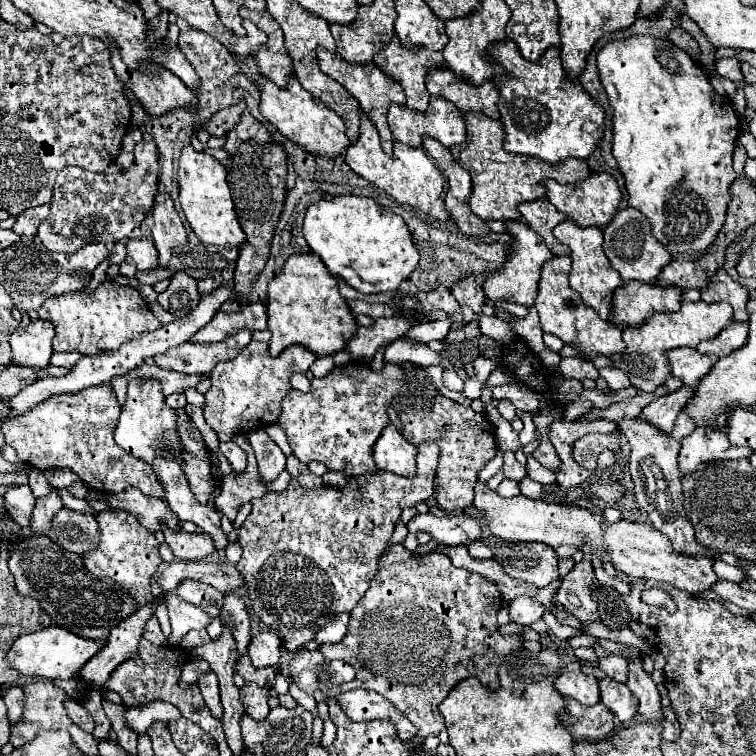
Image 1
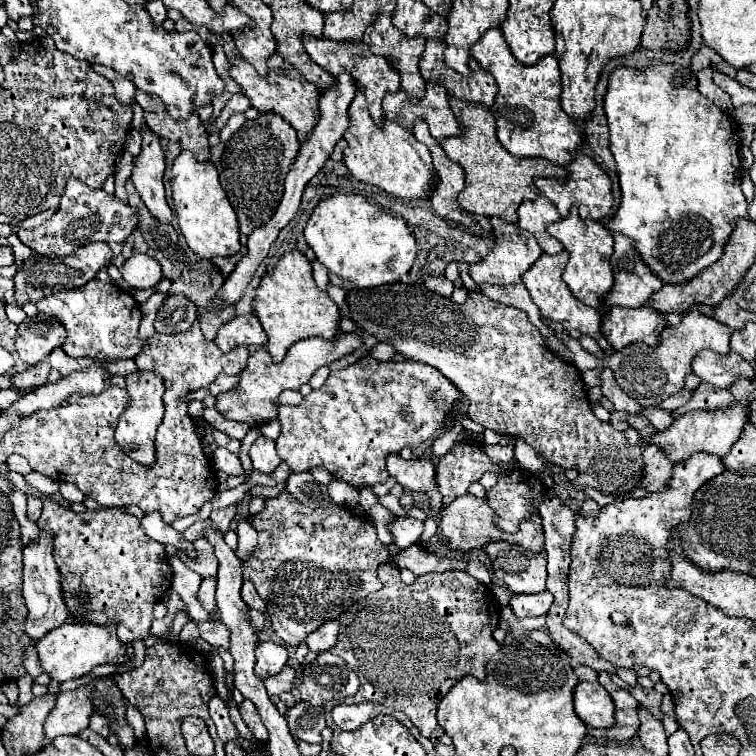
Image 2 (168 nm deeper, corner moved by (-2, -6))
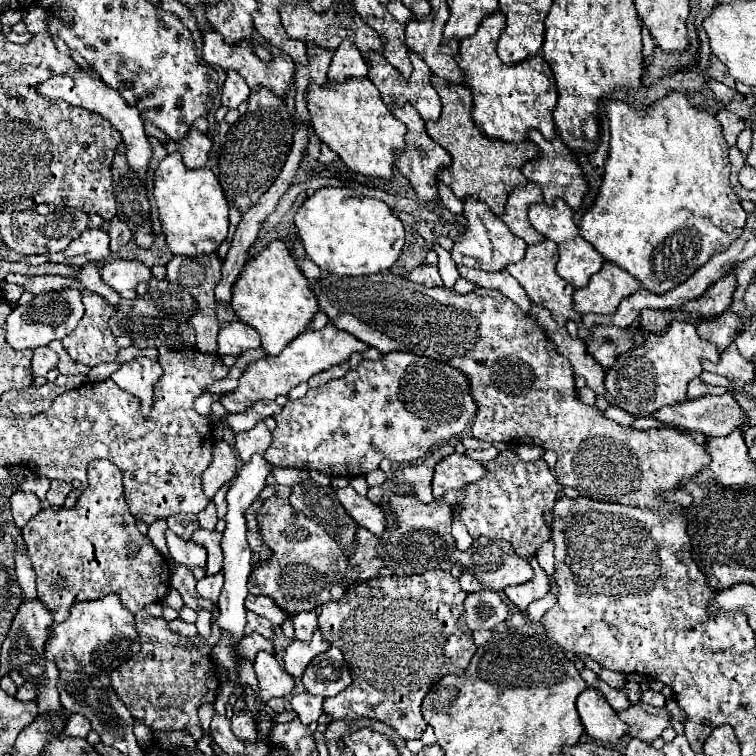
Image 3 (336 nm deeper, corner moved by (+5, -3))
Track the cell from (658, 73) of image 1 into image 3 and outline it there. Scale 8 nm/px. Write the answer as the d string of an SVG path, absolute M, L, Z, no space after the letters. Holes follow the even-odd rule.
M670 89L662 101L654 101L640 111L624 101L608 99L606 117L610 123L610 153L600 193L594 207L582 217L580 235L590 241L604 259L634 275L644 289L666 293L684 283L712 255L726 251L742 233L748 215L730 187L728 143L722 137L718 119L690 105L688 97L676 89Z

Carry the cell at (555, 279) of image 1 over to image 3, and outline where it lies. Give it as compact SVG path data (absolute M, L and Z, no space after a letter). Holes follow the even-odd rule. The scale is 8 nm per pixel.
M544 239L544 241L534 243L534 245L528 247L524 261L506 265L506 271L526 289L528 297L536 305L542 305L542 307L546 307L552 313L552 317L554 317L554 321L558 325L566 327L568 321L574 321L574 323L582 325L582 315L574 311L574 287L568 285L564 279L560 279L556 275L556 263L558 263L558 247L556 247L554 241Z

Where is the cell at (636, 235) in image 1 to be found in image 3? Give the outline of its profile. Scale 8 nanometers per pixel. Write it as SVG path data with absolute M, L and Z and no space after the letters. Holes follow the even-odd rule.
M604 261L600 273L592 275L590 283L582 289L574 291L574 303L578 313L600 313L612 315L622 299L636 293L640 281L632 277L626 269L612 261Z

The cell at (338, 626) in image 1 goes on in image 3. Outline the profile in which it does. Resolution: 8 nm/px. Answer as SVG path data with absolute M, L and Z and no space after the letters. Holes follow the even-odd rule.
M316 611L298 613L298 615L292 619L292 625L294 625L296 639L308 643L308 641L312 639L312 633L318 629L318 613L316 613Z

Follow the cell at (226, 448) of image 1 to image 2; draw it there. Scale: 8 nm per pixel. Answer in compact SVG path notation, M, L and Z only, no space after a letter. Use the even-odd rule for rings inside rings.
M217 448L217 450L213 452L213 462L215 462L215 468L217 468L217 470L221 470L221 472L225 472L225 474L229 474L229 476L239 476L239 474L243 474L243 468L241 468L239 458L237 458L233 452L225 450L225 448Z

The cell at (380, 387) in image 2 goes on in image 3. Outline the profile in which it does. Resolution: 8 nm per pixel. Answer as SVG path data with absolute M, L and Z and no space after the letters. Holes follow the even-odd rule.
M388 353L384 355L380 361L362 361L358 367L350 369L342 379L330 379L328 383L316 387L316 389L308 389L308 393L302 399L290 399L282 411L278 415L274 415L276 419L276 429L272 431L272 445L268 447L264 459L274 465L274 467L294 467L294 469L316 469L326 473L328 477L358 477L358 475L366 475L374 469L378 469L382 459L390 459L394 463L410 463L416 459L422 459L436 443L446 443L452 437L460 435L468 421L476 415L476 403L472 401L470 393L468 393L468 381L464 379L462 373L456 373L456 369L448 369L448 365L440 365L438 361L432 361L430 357L420 357L414 353Z

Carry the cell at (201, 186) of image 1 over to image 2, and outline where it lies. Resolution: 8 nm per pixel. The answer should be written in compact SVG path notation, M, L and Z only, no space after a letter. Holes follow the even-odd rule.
M181 152L171 168L171 196L175 202L179 230L187 246L201 258L233 256L239 252L239 224L233 206L219 184L219 174L211 162L197 162L193 152Z

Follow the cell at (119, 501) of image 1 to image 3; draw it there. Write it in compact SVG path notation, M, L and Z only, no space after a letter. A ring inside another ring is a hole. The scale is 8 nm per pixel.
M166 529L166 543L170 549L170 557L182 565L198 565L204 569L206 565L206 549L196 545L194 541L184 541Z

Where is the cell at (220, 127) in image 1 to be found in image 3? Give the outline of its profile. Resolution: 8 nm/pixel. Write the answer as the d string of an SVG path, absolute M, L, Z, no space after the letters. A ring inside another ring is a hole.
M228 73L224 87L222 87L222 105L224 107L238 107L240 103L244 103L250 95L250 89L246 85L246 81L236 73Z

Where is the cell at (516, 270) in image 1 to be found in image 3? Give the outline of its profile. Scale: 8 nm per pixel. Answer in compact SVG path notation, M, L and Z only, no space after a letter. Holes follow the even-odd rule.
M468 197L464 201L464 217L468 221L466 233L460 237L460 241L454 243L452 249L452 259L456 265L464 265L464 267L472 267L472 269L482 269L482 271L496 273L506 268L510 263L518 263L526 257L526 243L516 237L506 223L496 217L486 203Z

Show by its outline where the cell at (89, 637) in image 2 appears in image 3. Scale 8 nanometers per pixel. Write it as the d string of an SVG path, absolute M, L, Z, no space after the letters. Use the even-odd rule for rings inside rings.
M114 593L104 599L74 605L68 621L52 623L48 633L50 635L44 649L48 659L54 661L60 671L70 673L112 671L140 651L140 639L134 629L134 615L122 607L120 597Z

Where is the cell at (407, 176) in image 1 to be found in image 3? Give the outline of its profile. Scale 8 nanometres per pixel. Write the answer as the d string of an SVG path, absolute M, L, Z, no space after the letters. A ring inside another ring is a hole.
M348 77L342 85L308 85L308 109L314 133L336 151L354 173L394 179L396 153L404 151L406 127L388 111L368 77Z

